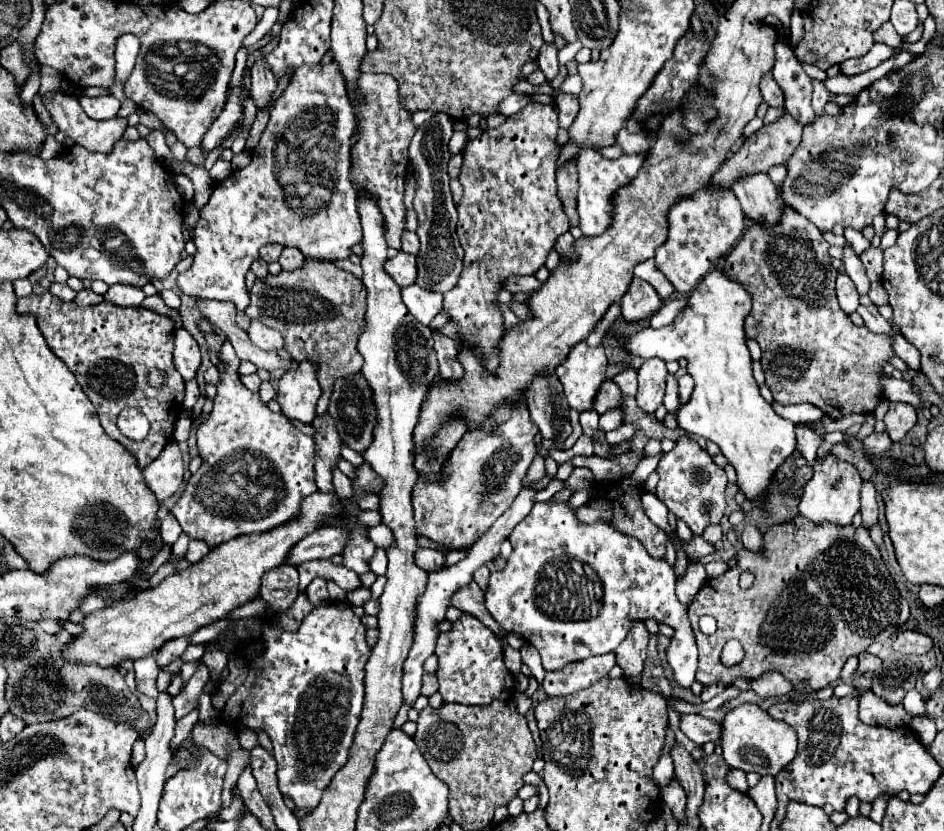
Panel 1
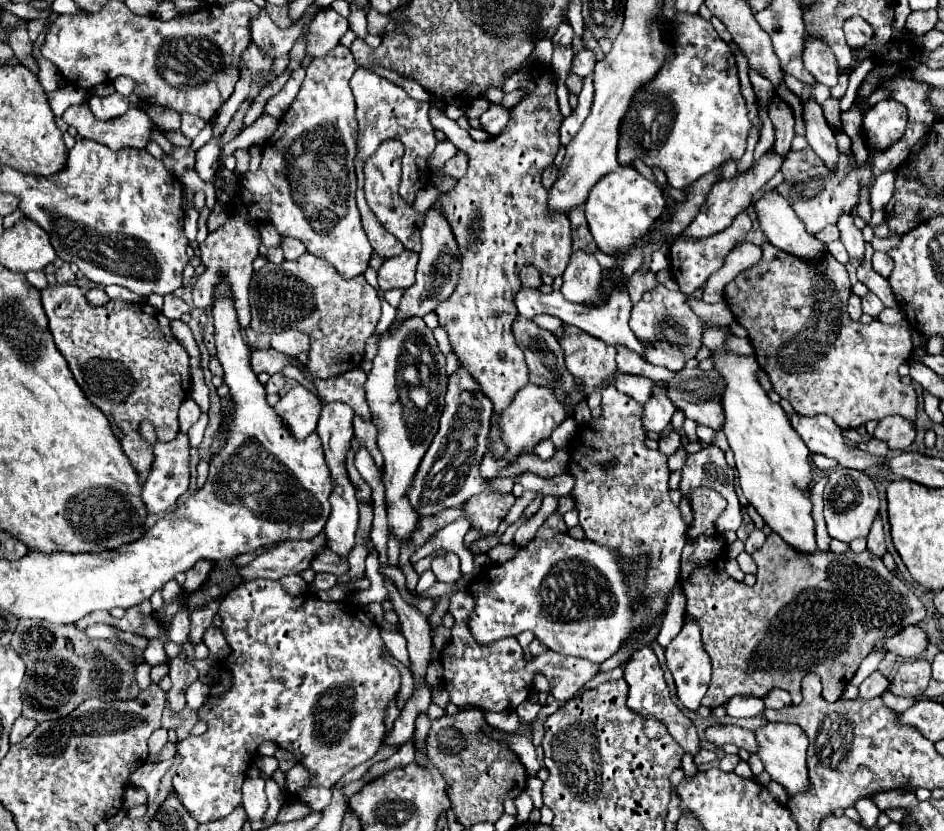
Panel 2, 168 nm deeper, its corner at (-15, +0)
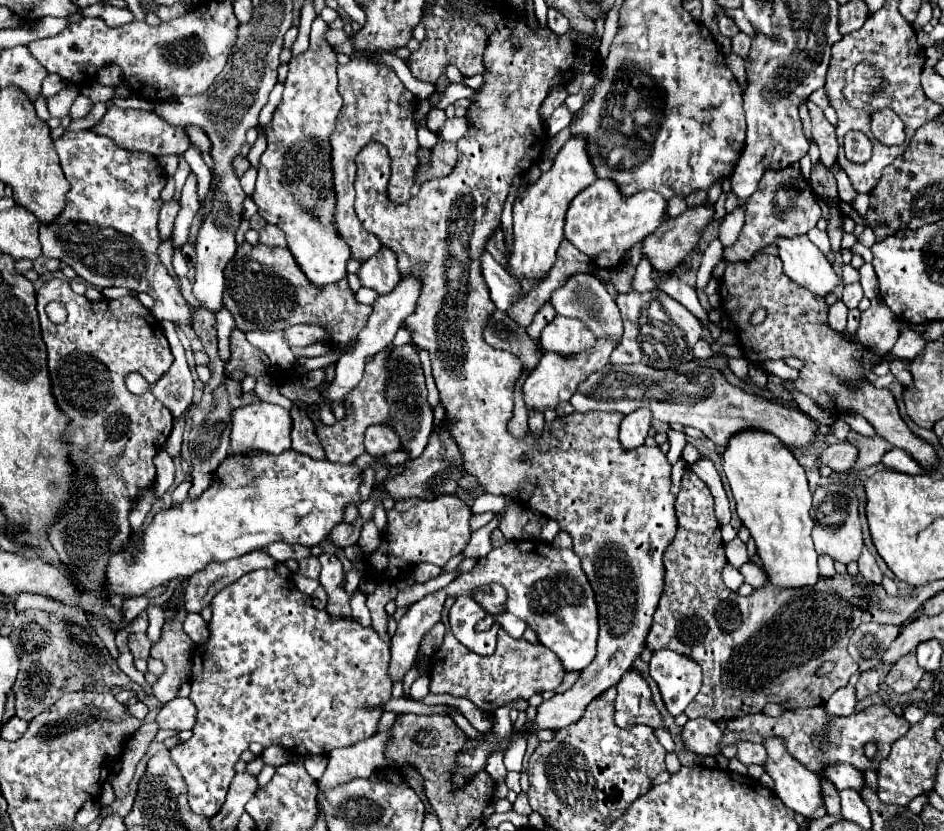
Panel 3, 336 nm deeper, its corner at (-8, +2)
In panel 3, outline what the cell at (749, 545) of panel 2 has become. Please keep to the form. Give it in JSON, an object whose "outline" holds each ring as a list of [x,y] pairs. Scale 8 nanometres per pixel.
{"outline":[[[739,536],[733,538],[733,540],[725,546],[725,552],[727,552],[729,564],[733,564],[735,568],[739,568],[741,564],[745,564],[745,562],[749,560],[749,556],[747,556],[747,546],[745,546],[745,542],[743,542]]]}

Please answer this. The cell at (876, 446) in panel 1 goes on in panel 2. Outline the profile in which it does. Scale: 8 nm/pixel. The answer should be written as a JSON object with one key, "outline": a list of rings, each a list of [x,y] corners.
{"outline":[[[874,438],[866,440],[866,442],[860,442],[858,448],[864,450],[864,452],[868,452],[868,454],[872,454],[872,456],[878,456],[878,458],[888,454],[888,446],[884,442],[880,442],[880,440],[874,440]]]}

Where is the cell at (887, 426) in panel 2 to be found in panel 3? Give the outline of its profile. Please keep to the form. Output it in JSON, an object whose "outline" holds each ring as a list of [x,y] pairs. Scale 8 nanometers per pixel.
{"outline":[[[849,432],[847,436],[847,442],[855,444],[859,448],[859,458],[857,458],[857,464],[853,466],[853,470],[863,470],[867,466],[873,466],[877,462],[881,462],[881,456],[885,452],[889,452],[893,448],[893,444],[889,444],[885,438],[881,436],[863,436],[863,434],[857,434],[857,432]]]}

